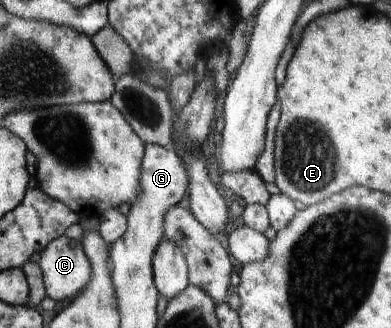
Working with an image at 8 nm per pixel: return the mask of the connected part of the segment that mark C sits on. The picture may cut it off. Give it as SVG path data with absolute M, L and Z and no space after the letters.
M59 236L40 254L39 268L49 298L61 302L77 296L87 286L91 264L80 240Z

